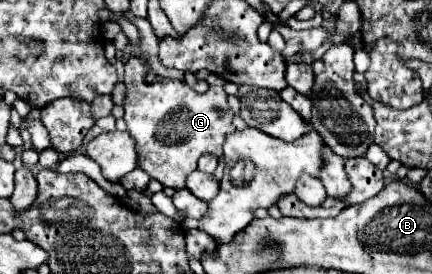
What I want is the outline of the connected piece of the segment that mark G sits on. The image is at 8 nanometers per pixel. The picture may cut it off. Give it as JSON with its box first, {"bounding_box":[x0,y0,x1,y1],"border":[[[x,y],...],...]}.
{"bounding_box":[124,58,234,190],"border":[[[130,58],[126,62],[126,98],[124,98],[124,122],[128,124],[128,134],[136,142],[136,152],[138,152],[138,166],[164,186],[170,186],[174,190],[180,190],[186,186],[186,176],[196,170],[198,158],[206,152],[222,156],[222,144],[228,132],[234,132],[232,116],[234,112],[228,108],[226,102],[226,92],[222,86],[210,86],[208,92],[198,94],[194,92],[186,82],[180,80],[170,80],[170,78],[160,78],[160,76],[150,76],[148,68],[136,60]]]}

